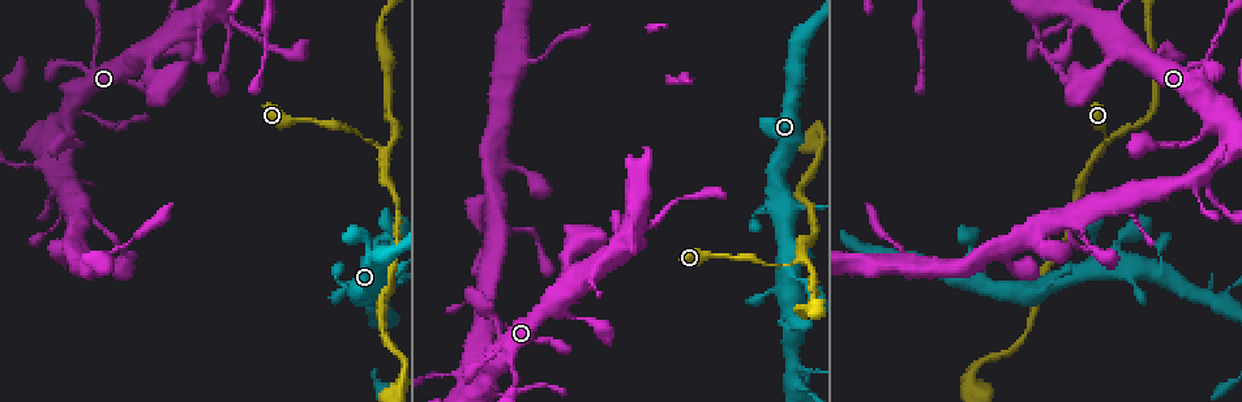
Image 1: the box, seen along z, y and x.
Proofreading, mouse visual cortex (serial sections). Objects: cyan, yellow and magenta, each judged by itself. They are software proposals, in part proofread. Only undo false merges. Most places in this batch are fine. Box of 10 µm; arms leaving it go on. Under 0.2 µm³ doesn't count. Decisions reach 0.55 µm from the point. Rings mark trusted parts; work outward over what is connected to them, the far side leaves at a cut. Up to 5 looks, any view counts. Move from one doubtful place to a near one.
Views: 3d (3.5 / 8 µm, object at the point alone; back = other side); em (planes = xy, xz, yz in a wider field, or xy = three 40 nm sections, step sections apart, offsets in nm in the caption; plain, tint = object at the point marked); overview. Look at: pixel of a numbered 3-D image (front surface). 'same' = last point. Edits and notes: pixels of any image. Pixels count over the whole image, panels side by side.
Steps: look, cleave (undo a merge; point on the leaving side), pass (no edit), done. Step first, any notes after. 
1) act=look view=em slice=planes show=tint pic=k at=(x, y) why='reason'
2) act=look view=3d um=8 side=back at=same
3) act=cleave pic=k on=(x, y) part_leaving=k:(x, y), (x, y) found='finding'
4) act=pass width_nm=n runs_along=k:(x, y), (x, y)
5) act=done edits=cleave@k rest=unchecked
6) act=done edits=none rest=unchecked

act=look view=3d um=8 pic=1 at=(1101, 154) why='sudden change in width'

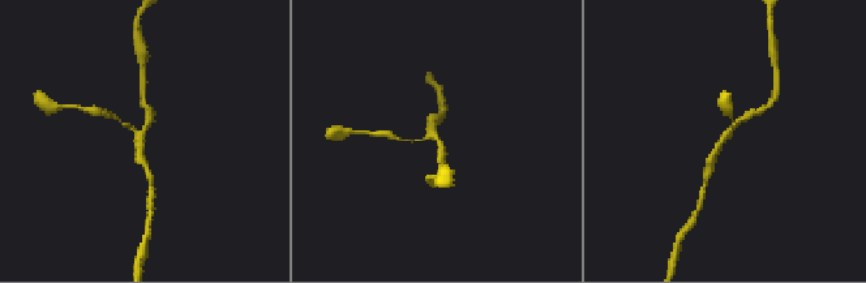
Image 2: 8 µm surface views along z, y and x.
act=look view=em slice=xy step=1 show=tint at=same why='shape alone is not enough'

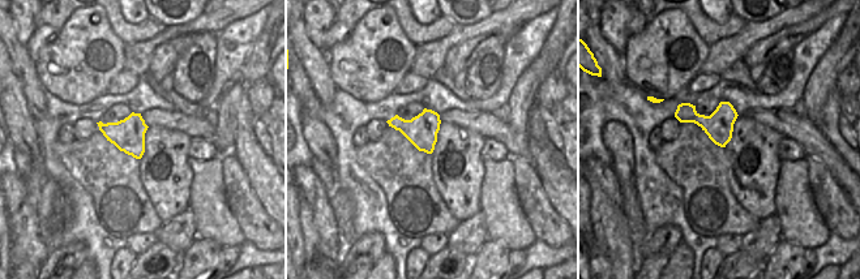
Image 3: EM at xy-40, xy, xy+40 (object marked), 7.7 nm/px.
act=pass runs_along=2:(108, 114), (141, 138), (145, 167) found='continuous, no second cell'

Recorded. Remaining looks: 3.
act=look view=3d um=3.5 pic=1 at=(567, 253) why='sharp bend'

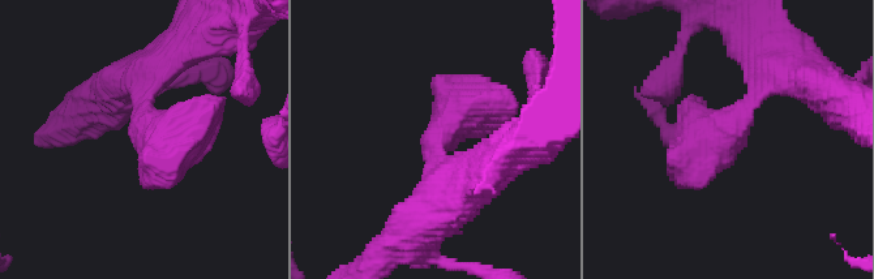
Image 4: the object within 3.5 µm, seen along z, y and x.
act=look view=em slice=xy step=5 show=tint pic=4 at=(148, 132) why='now the EM'

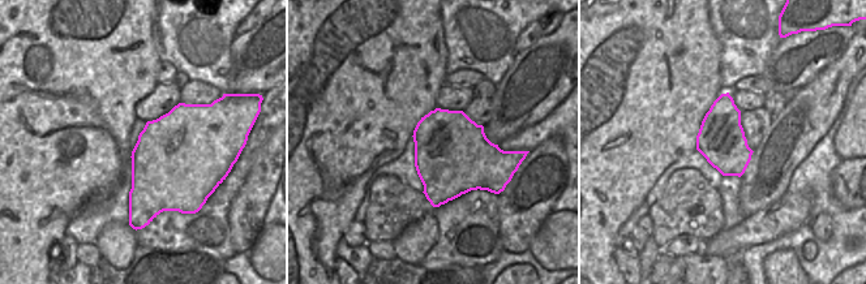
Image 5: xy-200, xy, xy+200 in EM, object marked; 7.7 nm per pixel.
act=look view=em slice=planes show=tint at=same

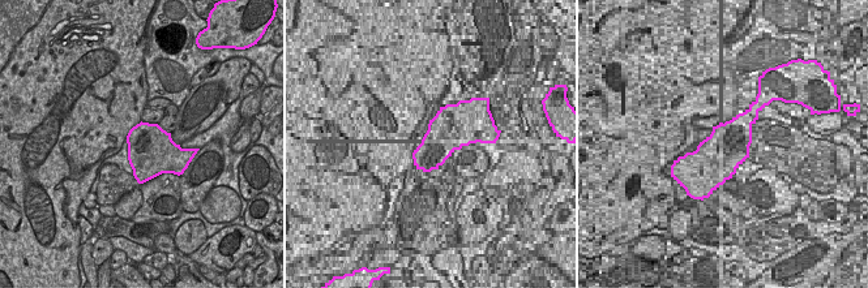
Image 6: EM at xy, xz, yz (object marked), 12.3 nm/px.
act=pass runs_along=4:(453, 202), (437, 140), (505, 103) found='all the same cell'

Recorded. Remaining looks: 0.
act=done edits=none rest=unchecked

